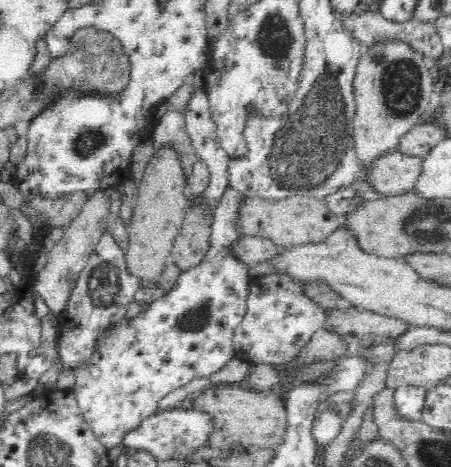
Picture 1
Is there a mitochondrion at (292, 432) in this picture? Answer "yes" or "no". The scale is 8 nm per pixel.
no

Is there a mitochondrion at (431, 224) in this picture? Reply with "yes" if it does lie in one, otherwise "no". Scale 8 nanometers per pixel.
yes

